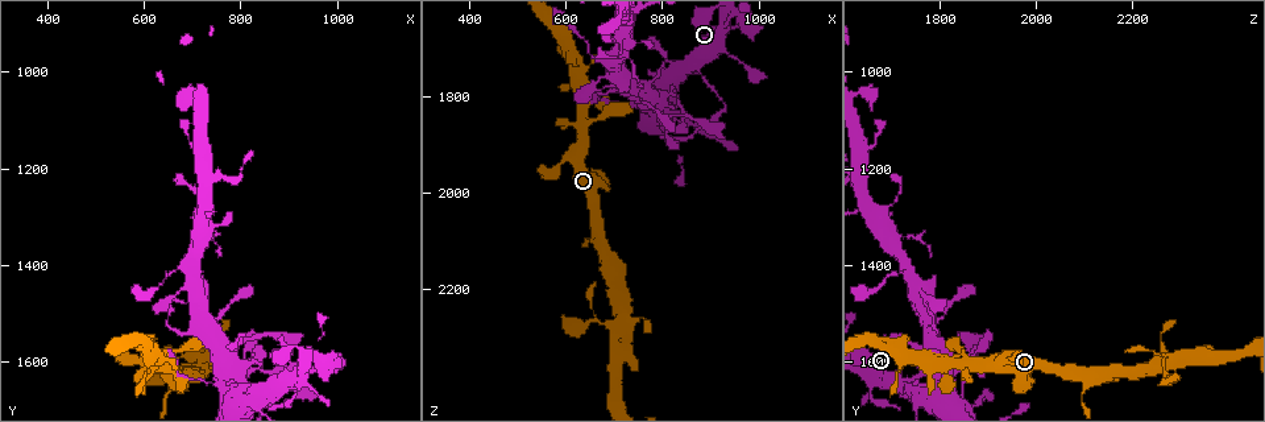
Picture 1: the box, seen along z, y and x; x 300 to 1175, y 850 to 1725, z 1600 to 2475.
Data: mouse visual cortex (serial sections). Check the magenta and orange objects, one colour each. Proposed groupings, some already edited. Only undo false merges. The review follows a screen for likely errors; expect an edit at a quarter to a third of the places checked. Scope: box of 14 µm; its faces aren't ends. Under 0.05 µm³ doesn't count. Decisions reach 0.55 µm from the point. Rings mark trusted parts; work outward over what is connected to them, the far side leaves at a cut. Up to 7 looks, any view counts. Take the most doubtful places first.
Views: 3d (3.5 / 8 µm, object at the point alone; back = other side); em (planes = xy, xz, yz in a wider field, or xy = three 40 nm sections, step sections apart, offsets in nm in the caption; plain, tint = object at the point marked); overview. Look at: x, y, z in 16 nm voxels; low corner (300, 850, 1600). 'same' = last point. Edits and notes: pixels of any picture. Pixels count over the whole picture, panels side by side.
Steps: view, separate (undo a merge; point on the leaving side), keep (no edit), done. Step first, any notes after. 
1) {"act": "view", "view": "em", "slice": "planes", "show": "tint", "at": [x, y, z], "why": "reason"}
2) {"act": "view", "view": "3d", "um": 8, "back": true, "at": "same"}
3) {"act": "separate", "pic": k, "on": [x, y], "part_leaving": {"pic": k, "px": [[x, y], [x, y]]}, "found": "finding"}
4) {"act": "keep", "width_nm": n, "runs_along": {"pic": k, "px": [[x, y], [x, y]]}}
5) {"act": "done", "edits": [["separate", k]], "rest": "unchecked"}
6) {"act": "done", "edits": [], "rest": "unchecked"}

{"act": "view", "view": "3d", "um": 8, "at": [880, 1630, 1755], "why": "abrupt turn"}

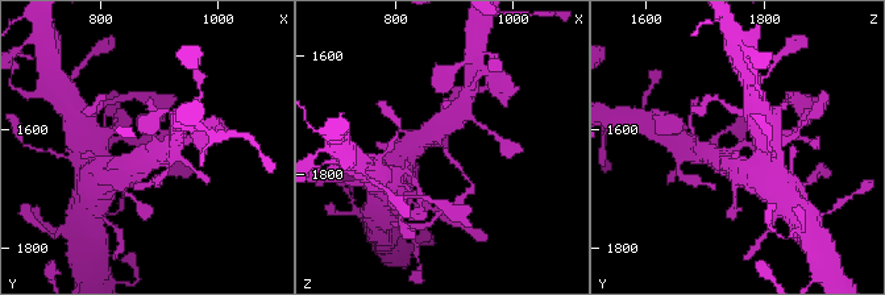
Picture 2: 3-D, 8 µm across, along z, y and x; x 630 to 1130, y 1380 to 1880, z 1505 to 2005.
{"act": "view", "view": "em", "slice": "xy", "step": 3, "show": "tint", "at": [875, 1630, 1755], "arm_widths_nm": [200, 600]}

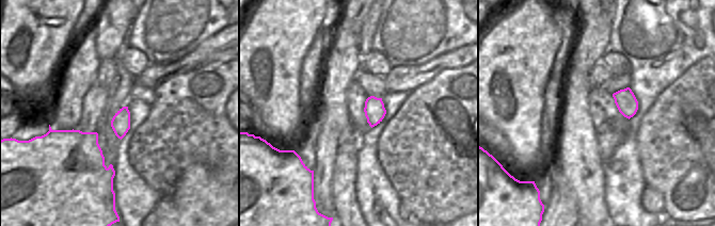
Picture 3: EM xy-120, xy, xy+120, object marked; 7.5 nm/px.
{"act": "keep", "runs_along": {"pic": 2, "px": [[448, 120], [433, 132], [465, 175]]}, "found": "continuous, no second cell"}

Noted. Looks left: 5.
{"act": "view", "view": "3d", "um": 8, "at": [680, 1405, 1730], "why": "three-way junction"}

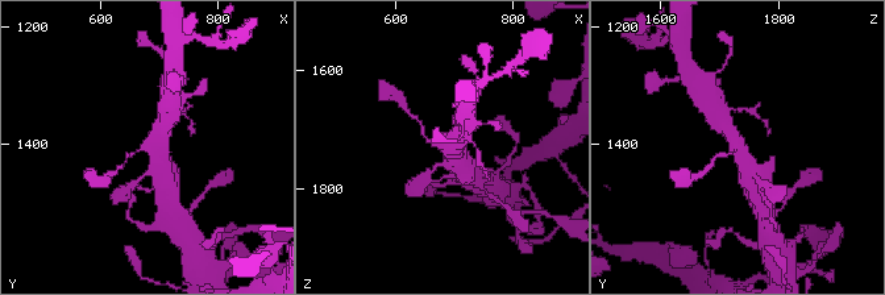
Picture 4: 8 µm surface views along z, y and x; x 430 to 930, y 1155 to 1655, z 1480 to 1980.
{"act": "view", "view": "em", "slice": "xy", "step": 5, "show": "tint", "at": [680, 1405, 1730], "arms": 3, "arm_widths_nm": [150, 450, 600]}

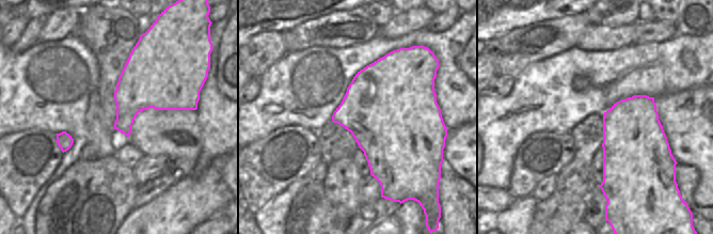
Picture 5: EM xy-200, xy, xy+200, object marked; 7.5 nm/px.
{"act": "keep", "runs_along": {"pic": 4, "px": [[456, 162], [452, 149], [426, 138], [422, 124]]}, "found": "continuous, no second cell"}

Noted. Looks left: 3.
{"act": "view", "view": "3d", "um": 8, "at": [655, 1615, 2265], "why": "abrupt turn"}

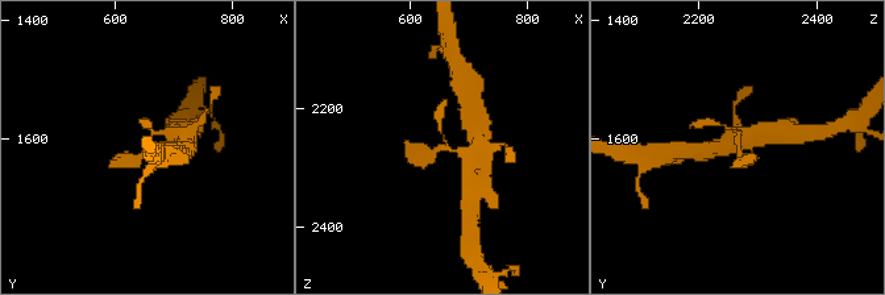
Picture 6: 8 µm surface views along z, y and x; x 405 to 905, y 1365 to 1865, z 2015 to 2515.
{"act": "view", "view": "em", "slice": "xy", "step": 1, "show": "tint", "at": [650, 1615, 2265], "why": "shape alone is not enough"}

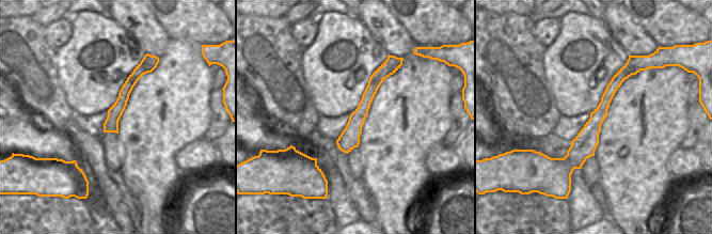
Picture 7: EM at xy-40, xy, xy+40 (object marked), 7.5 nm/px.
{"act": "keep", "runs_along": {"pic": 6, "px": [[179, 136], [119, 162]]}, "found": "all the same cell"}

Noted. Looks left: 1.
{"act": "done", "edits": [], "rest": "unchecked"}

